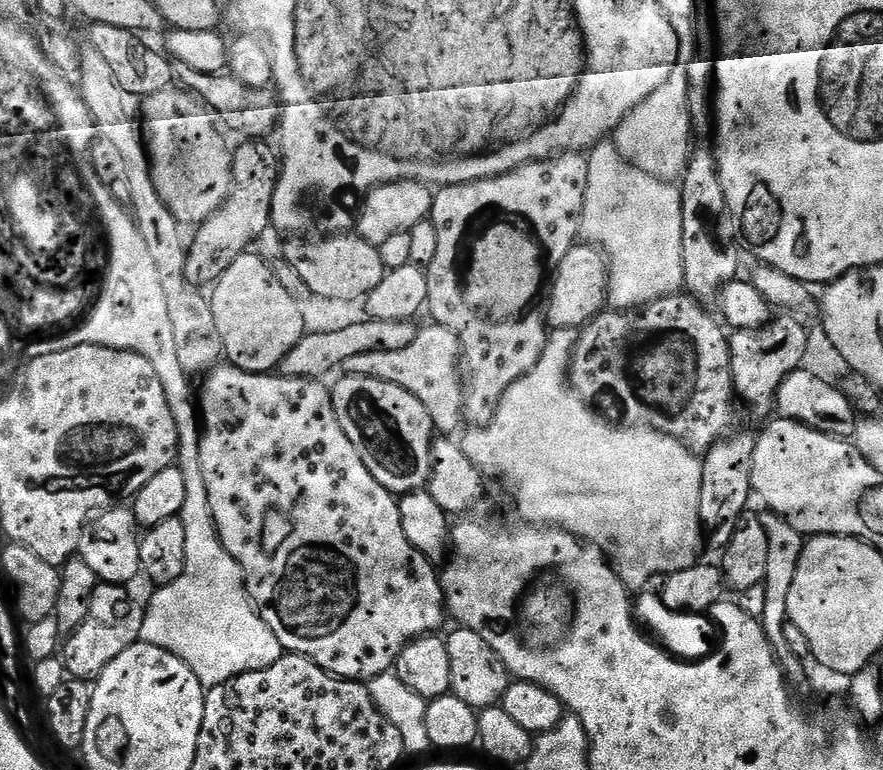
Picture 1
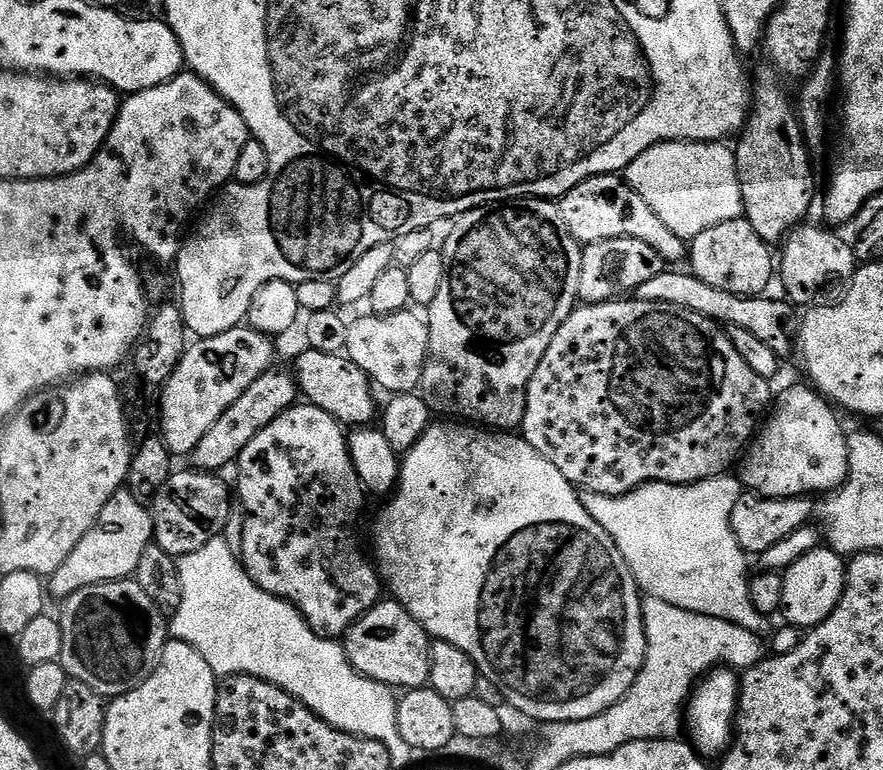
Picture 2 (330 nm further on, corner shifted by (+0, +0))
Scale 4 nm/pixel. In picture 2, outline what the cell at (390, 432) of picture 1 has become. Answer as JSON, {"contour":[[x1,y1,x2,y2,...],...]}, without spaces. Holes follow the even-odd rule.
{"contour":[[305,347,300,353,294,368,294,379,297,389,307,403,326,410,334,419,345,426,368,426,377,419,378,404,374,385,347,355,341,353,322,353,312,347],[373,392,373,393,372,393],[352,424,352,425,351,425]]}

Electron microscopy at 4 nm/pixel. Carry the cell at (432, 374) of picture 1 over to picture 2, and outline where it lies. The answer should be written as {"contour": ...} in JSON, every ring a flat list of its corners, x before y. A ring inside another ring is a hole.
{"contour":[[412,310,385,316,367,315,348,325,349,337,345,344,348,359,368,375,377,389,385,388,388,394,416,392,428,357,427,319,423,315,415,316]]}

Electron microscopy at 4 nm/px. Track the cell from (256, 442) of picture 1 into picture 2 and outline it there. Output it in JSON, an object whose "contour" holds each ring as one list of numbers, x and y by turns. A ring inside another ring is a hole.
{"contour":[[297,402,282,414,278,414,278,418,274,418,274,422,270,422,270,426,263,428,248,443,246,450,242,450,234,471,236,471,234,492,238,497,238,502,244,508,244,521,246,522,246,530,242,534,242,550,238,556,243,563,245,571,248,572,248,576,257,586,264,591,268,591,277,600,286,600,294,605,304,615,304,621,320,636,327,636,329,638,343,637,344,633,361,616,365,616,382,599,382,593,380,593,380,588,382,589,382,577,377,565,369,557,369,561,364,557,364,552,360,549,360,540,356,537,355,530,352,529,352,524,358,523,360,515,364,512,366,489,364,483,358,478,358,474,354,470,354,462,350,458,345,425,341,424,339,420,334,419,330,414,326,414,326,410,322,410,318,406,307,402]]}

